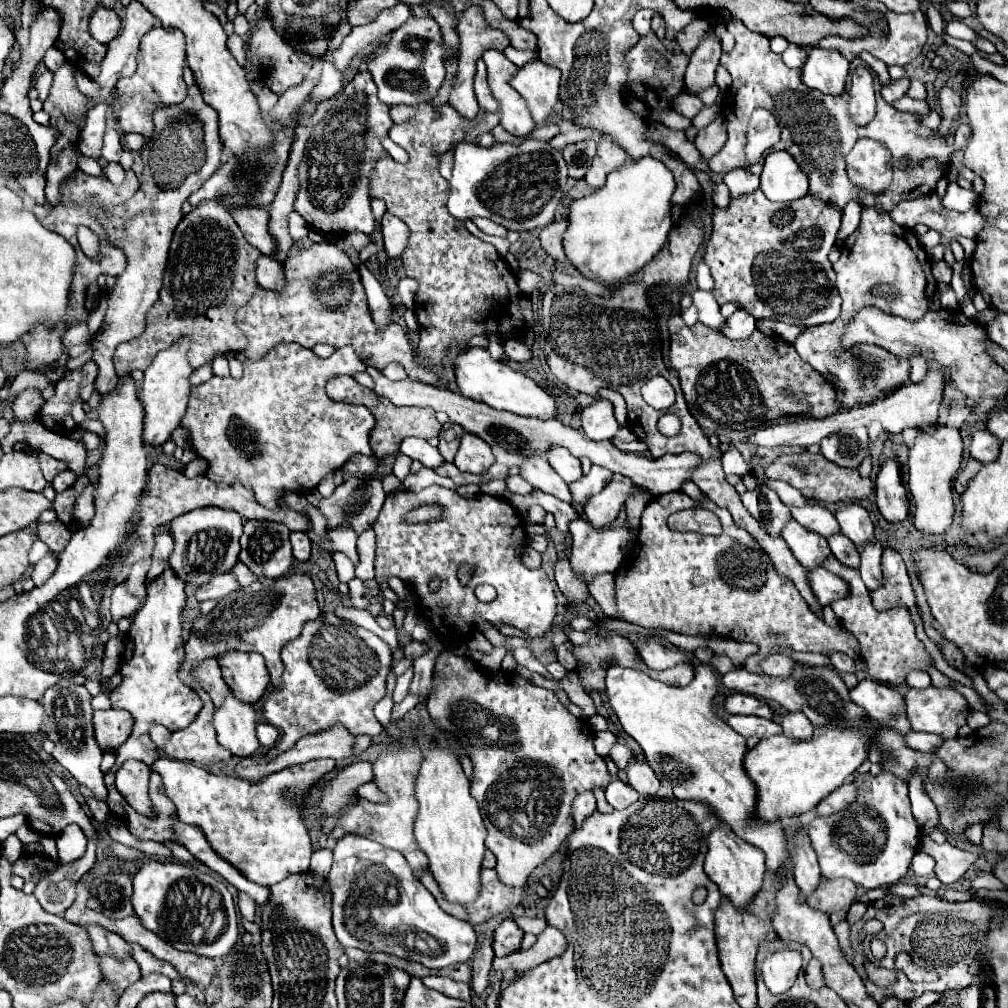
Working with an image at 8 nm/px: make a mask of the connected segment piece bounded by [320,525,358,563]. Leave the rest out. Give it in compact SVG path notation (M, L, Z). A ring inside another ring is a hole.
M342 525L336 529L326 531L326 543L320 543L326 551L342 551L346 553L354 563L358 563L358 553L356 553L356 533L354 529Z

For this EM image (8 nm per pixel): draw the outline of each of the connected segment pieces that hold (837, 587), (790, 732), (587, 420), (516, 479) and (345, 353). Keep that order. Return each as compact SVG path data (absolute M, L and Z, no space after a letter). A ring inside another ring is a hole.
M816 567L816 571L810 571L808 575L810 575L810 587L822 607L830 605L836 599L844 599L850 593L848 583L842 577L826 571L824 567Z
M788 713L782 721L782 729L784 729L784 735L792 739L810 739L814 733L814 725L810 725L804 713Z
M598 399L590 407L582 409L582 429L584 429L586 437L592 441L612 439L616 435L616 431L620 429L620 425L614 417L612 403L606 399Z
M520 475L510 476L506 480L507 489L515 494L527 494L534 490L534 488Z
M296 343L274 347L260 361L244 363L244 377L212 377L210 381L192 387L190 401L182 425L190 431L190 441L198 457L208 461L206 477L216 483L240 483L250 487L256 501L266 509L276 509L278 499L286 491L306 493L316 489L322 477L342 469L356 453L372 455L368 431L372 429L372 413L360 405L344 405L328 399L324 385L334 375L356 375L364 369L362 359L352 347L336 349L328 359L322 359Z

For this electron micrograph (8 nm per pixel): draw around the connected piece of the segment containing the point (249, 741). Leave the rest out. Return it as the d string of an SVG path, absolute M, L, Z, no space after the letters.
M232 693L226 703L214 713L214 727L222 747L230 749L232 755L244 759L260 751L260 741L256 737L258 713L252 705L240 703Z

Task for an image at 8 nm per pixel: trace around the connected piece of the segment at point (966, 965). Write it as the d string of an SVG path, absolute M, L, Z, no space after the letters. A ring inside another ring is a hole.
M886 895L884 899L878 899L868 905L864 919L872 919L872 917L876 917L884 923L884 929L882 929L882 933L878 933L878 937L882 937L882 941L888 947L888 955L882 961L874 961L876 965L896 971L894 957L904 951L912 957L912 961L918 967L922 967L926 971L936 971L938 979L940 979L936 983L910 983L906 979L906 975L902 973L902 975L898 975L898 981L886 989L880 989L870 979L866 979L864 985L866 985L868 997L872 997L880 1005L888 997L896 997L900 1001L912 1001L914 997L918 997L924 991L946 993L946 991L966 989L972 983L970 963L976 959L976 955L982 947L982 939L990 931L990 921L996 917L996 907L988 905L986 901L952 903L952 901L944 901L936 895L918 895L914 899Z

